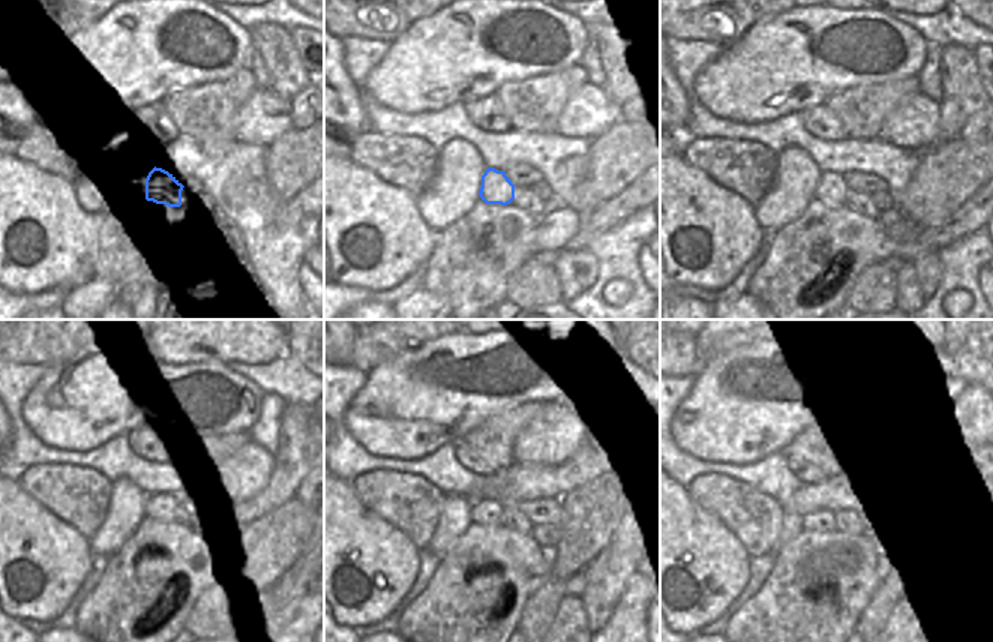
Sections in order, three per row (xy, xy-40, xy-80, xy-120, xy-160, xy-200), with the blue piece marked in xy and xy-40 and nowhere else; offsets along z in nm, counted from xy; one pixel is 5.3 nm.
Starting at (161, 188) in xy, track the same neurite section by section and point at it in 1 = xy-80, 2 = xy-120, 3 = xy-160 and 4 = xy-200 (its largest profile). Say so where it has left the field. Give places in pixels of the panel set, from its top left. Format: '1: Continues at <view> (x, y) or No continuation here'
1: Continues at xy-80 (831, 188)
2: Continues at xy-120 (159, 507)
3: Continues at xy-160 (485, 510)
4: Continues at xy-200 (821, 519).

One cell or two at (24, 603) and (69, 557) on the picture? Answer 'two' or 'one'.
one

